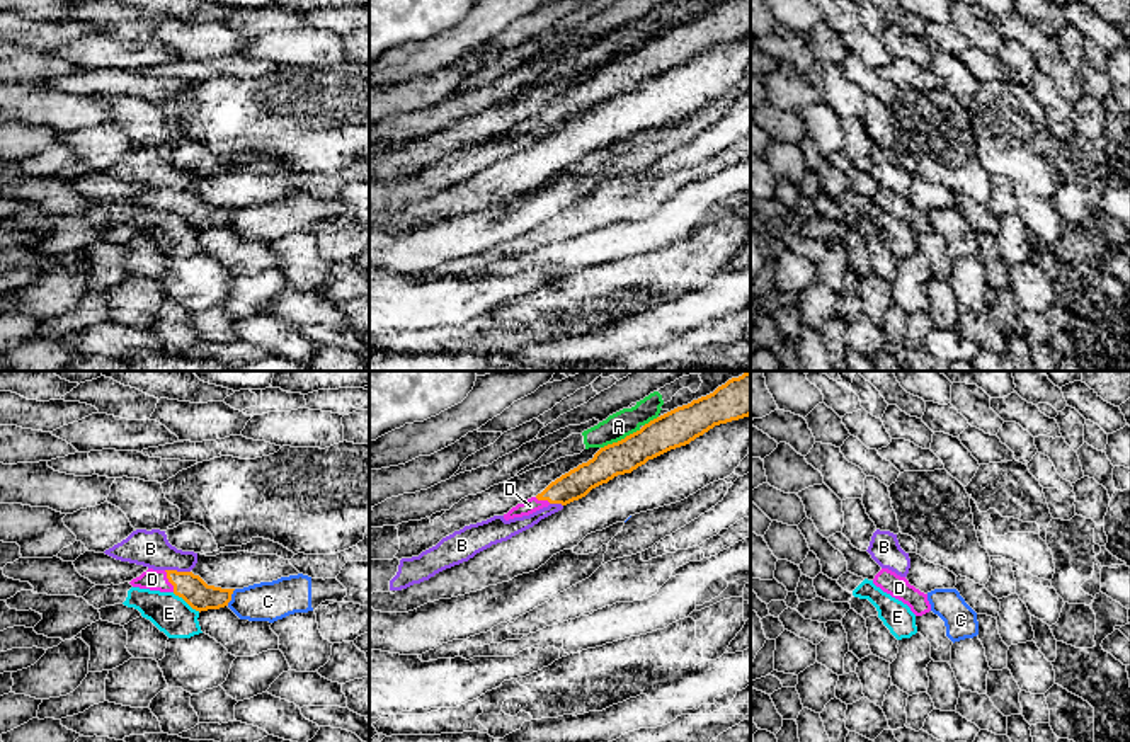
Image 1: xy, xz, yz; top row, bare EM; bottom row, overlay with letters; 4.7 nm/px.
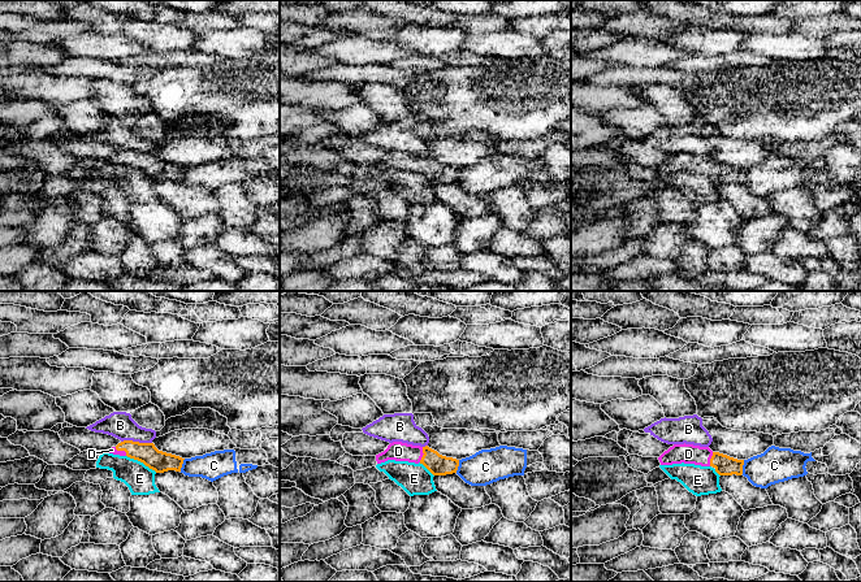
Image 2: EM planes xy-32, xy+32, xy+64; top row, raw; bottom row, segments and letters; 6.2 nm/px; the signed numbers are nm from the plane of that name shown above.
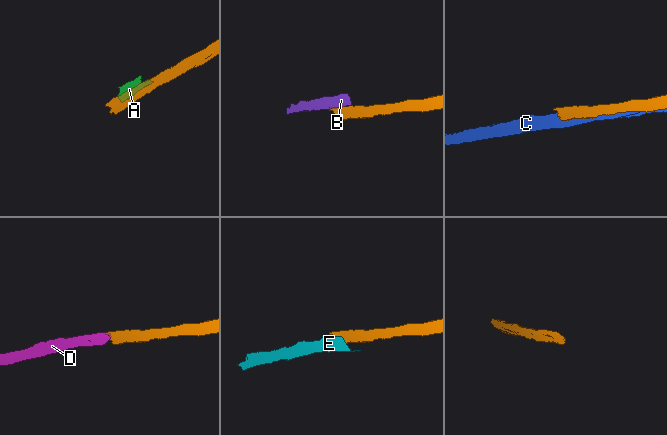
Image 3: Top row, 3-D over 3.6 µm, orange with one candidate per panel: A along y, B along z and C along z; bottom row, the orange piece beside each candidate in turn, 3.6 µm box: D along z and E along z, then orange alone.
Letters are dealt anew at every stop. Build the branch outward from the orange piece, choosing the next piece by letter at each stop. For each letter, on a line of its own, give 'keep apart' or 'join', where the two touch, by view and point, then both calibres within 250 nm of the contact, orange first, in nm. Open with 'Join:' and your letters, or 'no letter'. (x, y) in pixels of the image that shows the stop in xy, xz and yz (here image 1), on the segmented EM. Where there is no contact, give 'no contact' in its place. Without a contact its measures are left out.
Join: D
A: keep apart; contact xz (622, 439); calibres 170 and 120 nm
B: keep apart; contact xy (176, 570); calibres 140 and 180 nm
C: keep apart; contact xy (230, 598); calibres 140 and 190 nm
D: join; contact xy (169, 581); calibres 140 and 100 nm
E: keep apart; contact xy (186, 601); calibres 140 and 180 nm

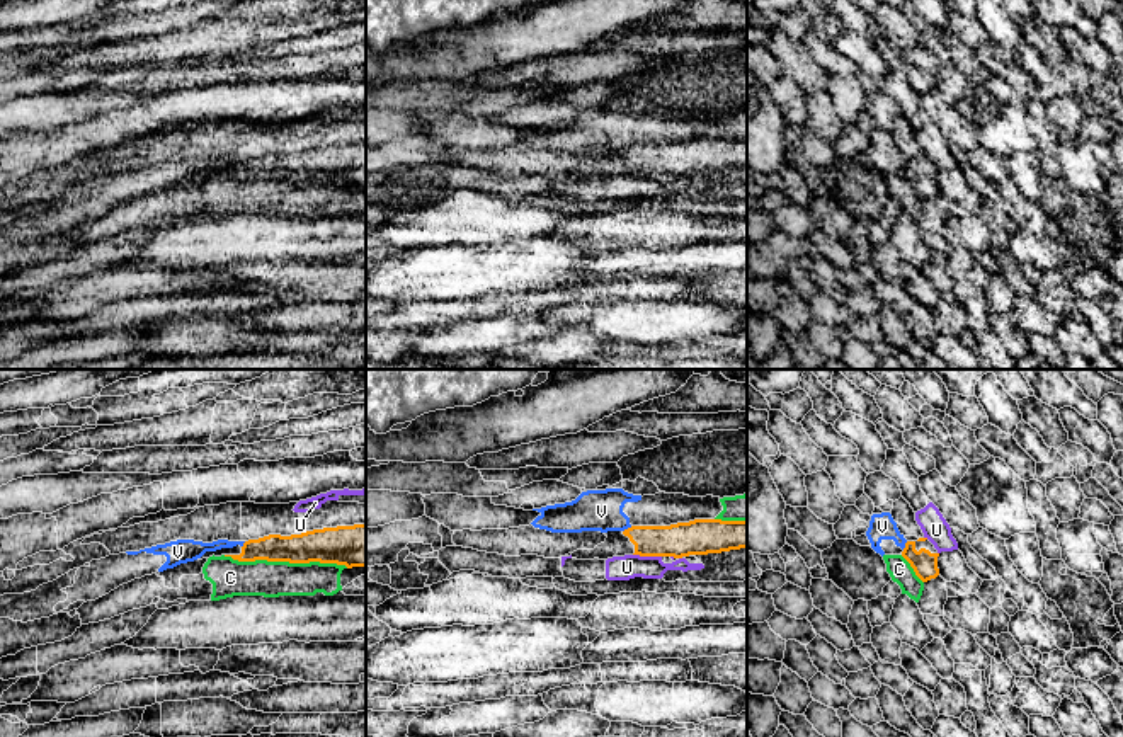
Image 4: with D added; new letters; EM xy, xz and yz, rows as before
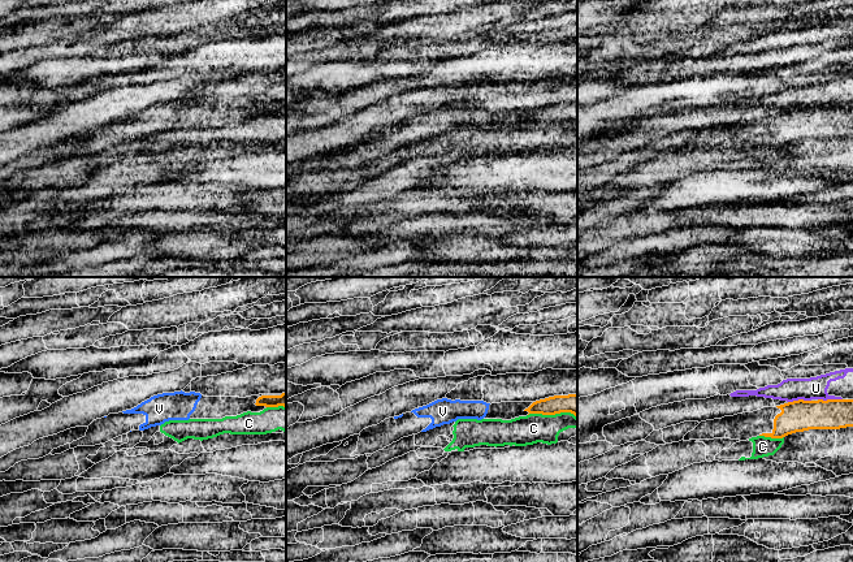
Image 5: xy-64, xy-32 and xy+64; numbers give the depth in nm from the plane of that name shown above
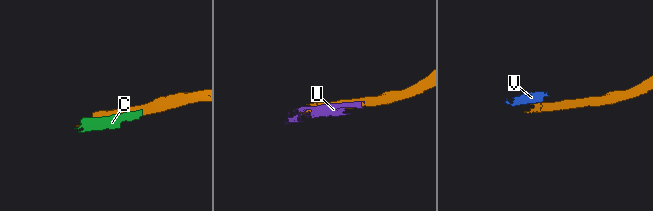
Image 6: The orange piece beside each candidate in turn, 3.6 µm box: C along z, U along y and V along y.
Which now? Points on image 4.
Join: no letter
C: keep apart; contact xy (286, 560); calibres 180 and 180 nm
U: keep apart; contact xz (647, 555); calibres 160 and 120 nm
V: keep apart; contact xz (628, 528); calibres 160 and 190 nm

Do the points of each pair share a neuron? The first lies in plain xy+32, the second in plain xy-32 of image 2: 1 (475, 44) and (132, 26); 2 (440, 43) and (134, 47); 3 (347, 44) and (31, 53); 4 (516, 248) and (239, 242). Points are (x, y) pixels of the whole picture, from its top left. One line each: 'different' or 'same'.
1: different
2: different
3: different
4: same

